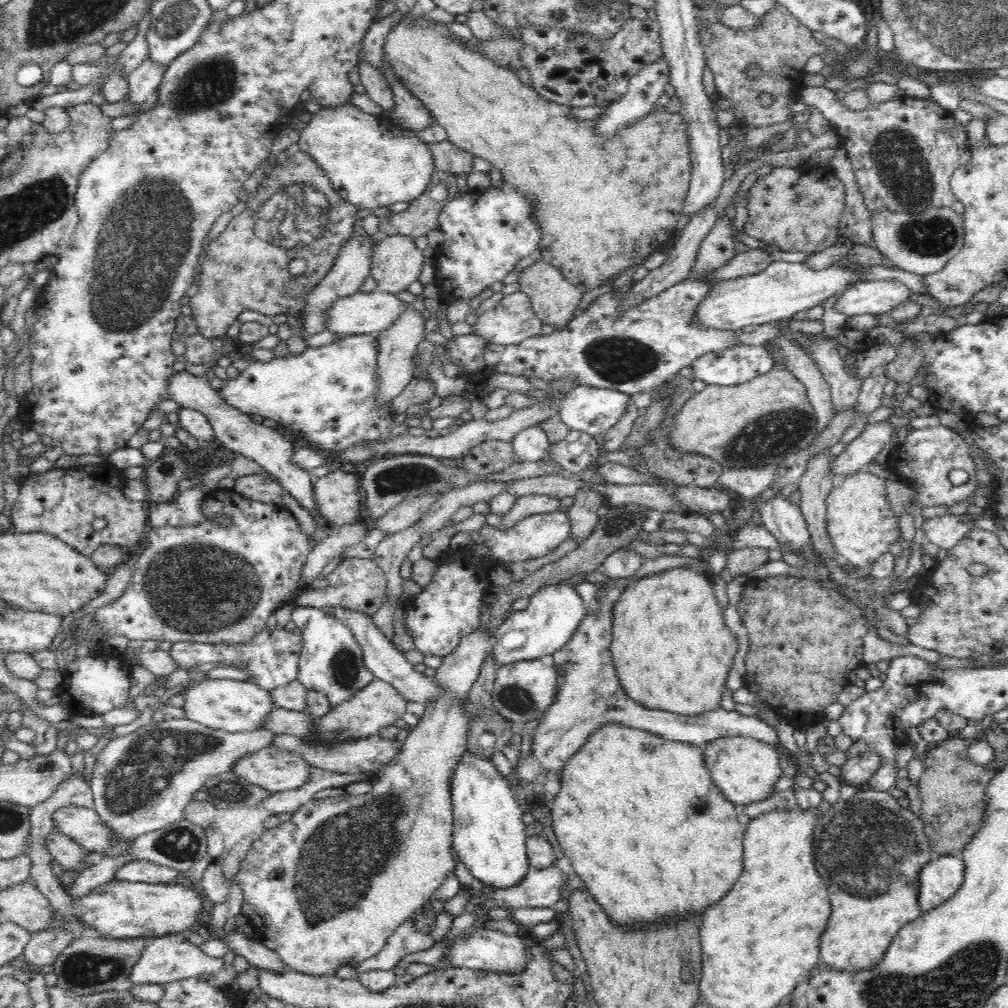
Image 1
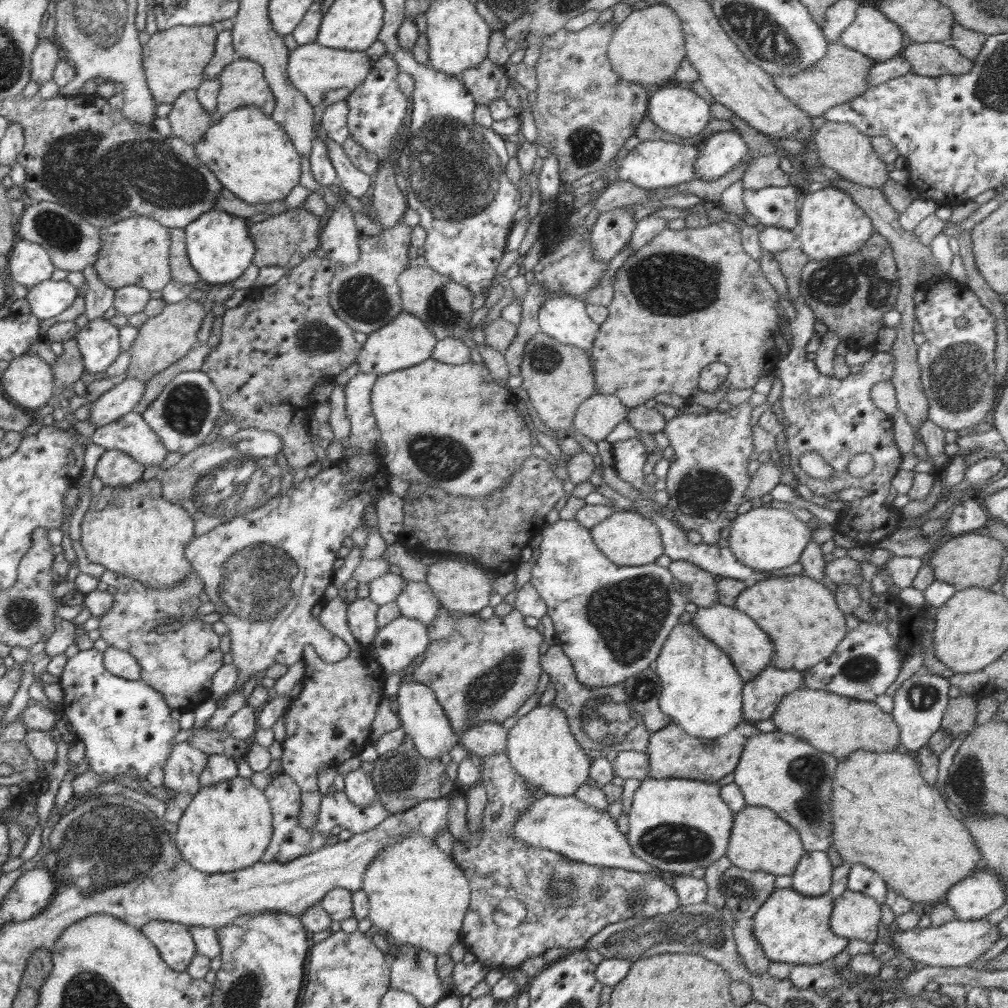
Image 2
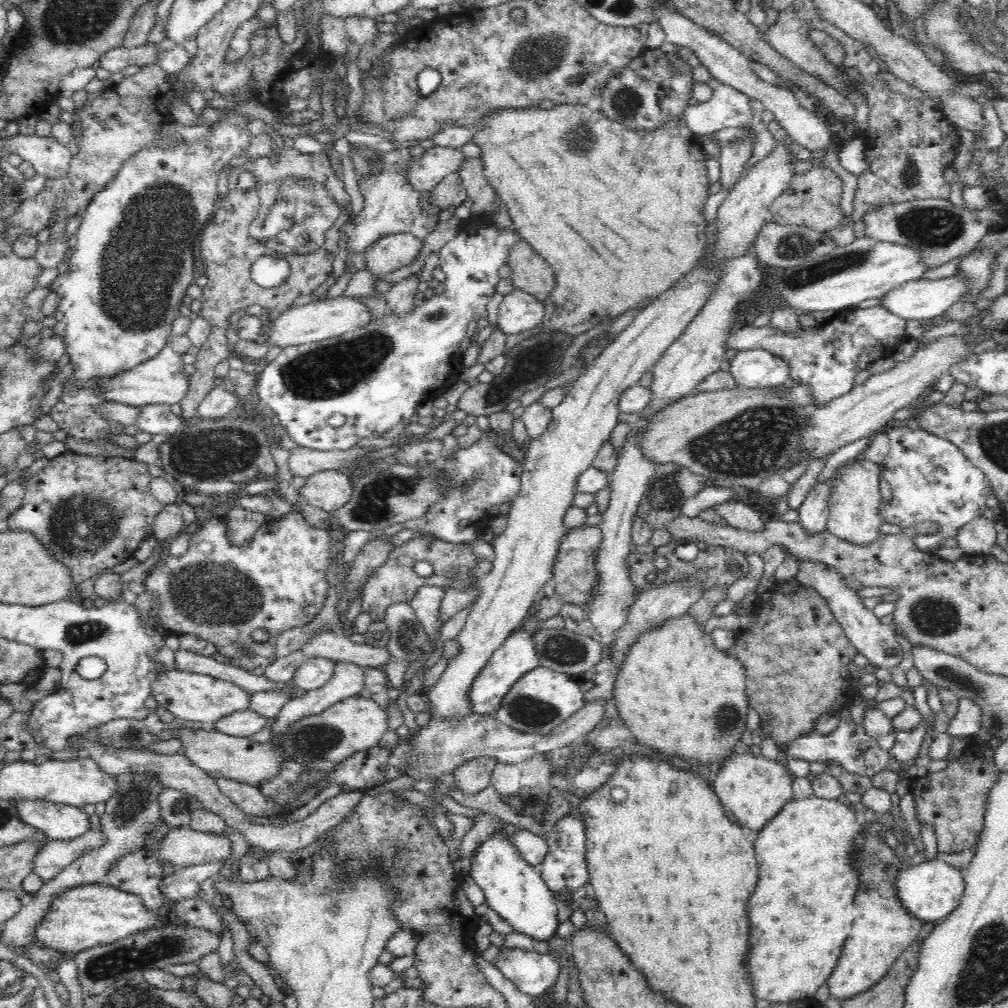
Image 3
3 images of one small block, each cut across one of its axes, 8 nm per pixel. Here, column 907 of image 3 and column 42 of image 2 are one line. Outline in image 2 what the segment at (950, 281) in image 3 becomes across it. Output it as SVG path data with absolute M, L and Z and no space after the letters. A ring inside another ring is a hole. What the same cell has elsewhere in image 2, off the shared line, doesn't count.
M46 280L28 290L28 295L24 298L30 304L31 313L40 320L46 320L46 318L62 314L78 298L78 289L66 280L58 280L57 282L56 280Z

